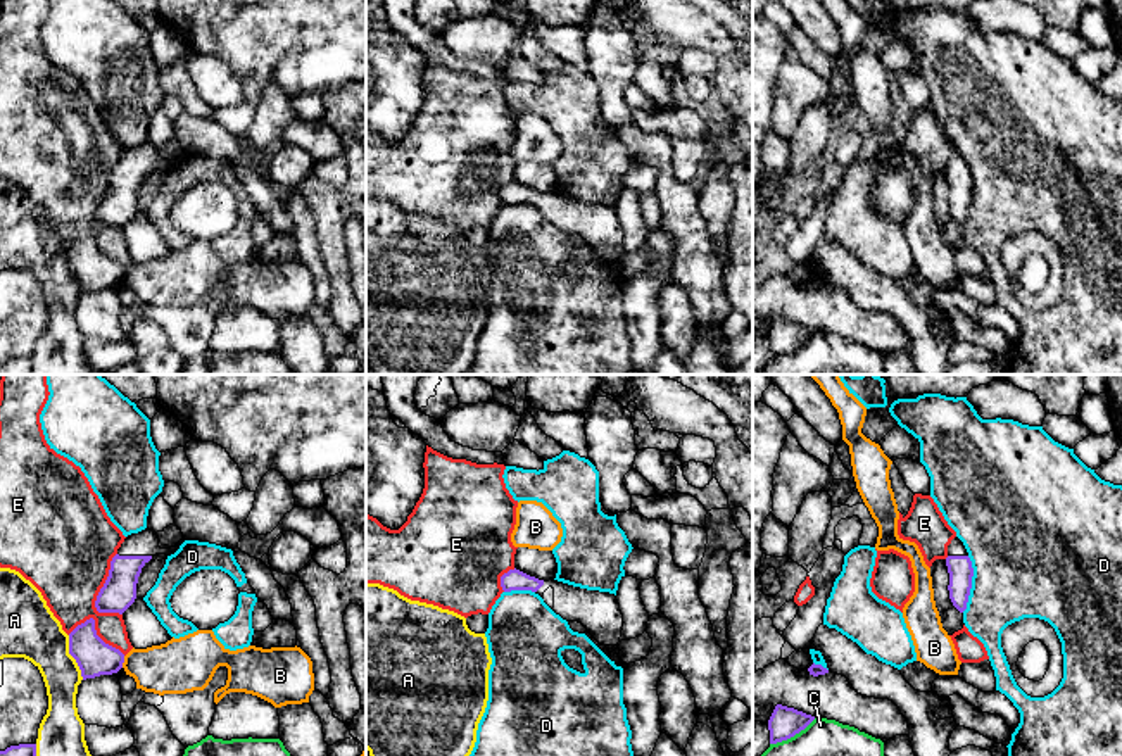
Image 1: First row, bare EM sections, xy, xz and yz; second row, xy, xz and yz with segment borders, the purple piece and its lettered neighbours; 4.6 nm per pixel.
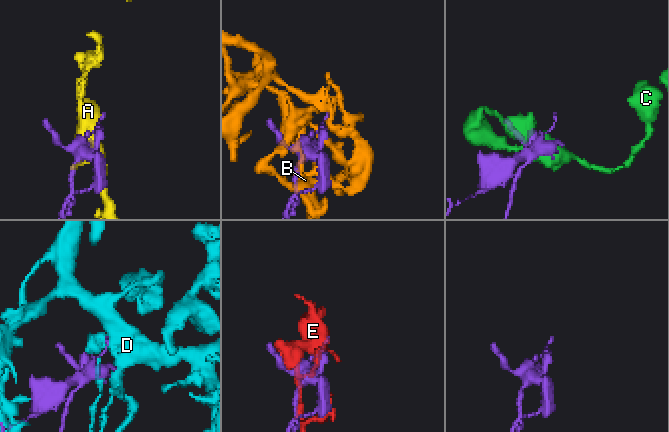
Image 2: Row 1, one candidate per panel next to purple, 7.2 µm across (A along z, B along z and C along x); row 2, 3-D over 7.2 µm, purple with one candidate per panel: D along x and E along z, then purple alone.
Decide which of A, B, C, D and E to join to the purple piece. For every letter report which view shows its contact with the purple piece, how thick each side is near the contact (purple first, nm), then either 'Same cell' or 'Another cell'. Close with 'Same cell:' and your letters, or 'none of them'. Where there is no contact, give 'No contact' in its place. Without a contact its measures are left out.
A: Touches purple in xy. Thickness 170 nm (purple) against 280 nm. Another cell
B: Touches purple in xy. Thickness 170 nm (purple) against 260 nm. Another cell
C: Touches purple in yz. Thickness 140 nm (purple) against 360 nm. Another cell
D: Touches purple in yz. Thickness 120 nm (purple) against 440 nm. Another cell
E: Touches purple in xy. Thickness 160 nm (purple) against 460 nm. Another cell
Same cell: none of them

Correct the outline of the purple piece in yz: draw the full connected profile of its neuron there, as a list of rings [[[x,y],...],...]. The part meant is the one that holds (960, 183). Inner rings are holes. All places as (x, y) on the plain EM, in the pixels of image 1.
[[[958,150],[948,159],[946,180],[949,186],[949,212],[953,219],[963,226],[972,202],[974,181],[967,162]]]

